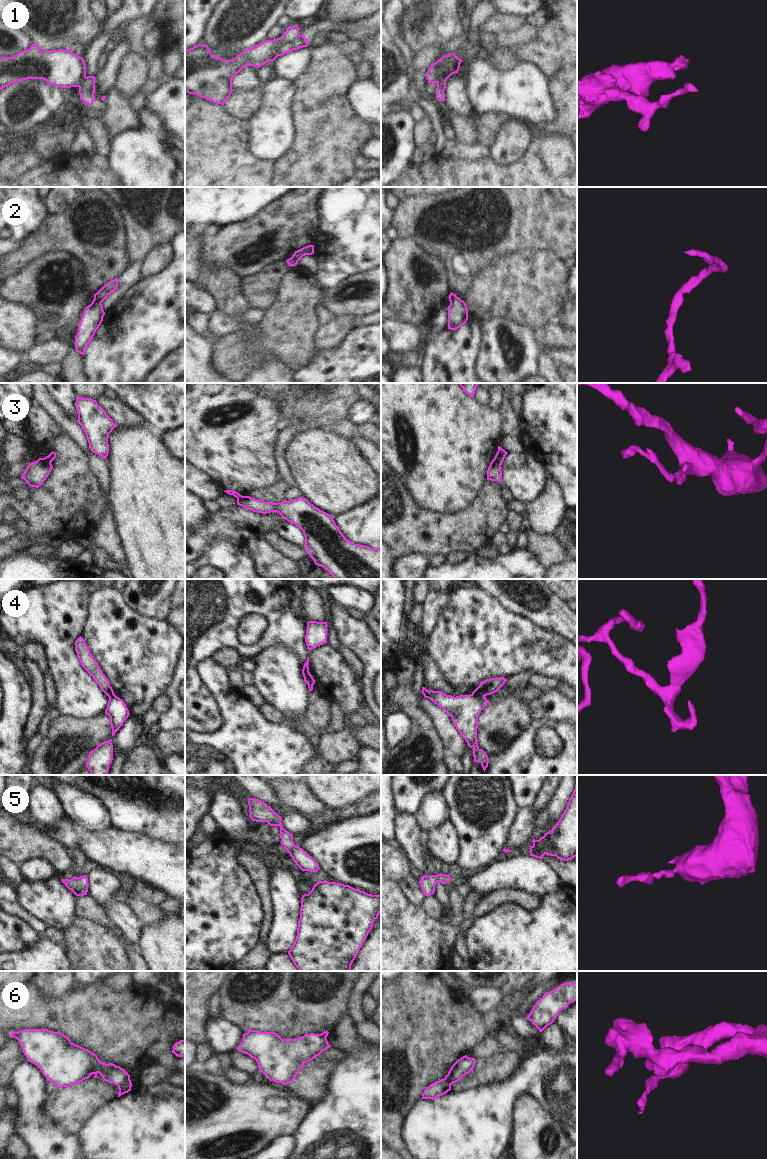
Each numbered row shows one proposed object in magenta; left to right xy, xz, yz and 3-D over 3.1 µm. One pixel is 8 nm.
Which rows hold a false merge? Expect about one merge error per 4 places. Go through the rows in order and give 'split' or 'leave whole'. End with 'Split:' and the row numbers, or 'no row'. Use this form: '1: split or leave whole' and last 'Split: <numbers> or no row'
1: leave whole
2: split
3: split
4: split
5: leave whole
6: split
Split: 2, 3, 4, 6

